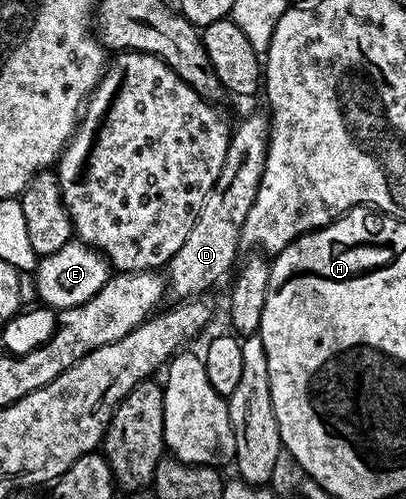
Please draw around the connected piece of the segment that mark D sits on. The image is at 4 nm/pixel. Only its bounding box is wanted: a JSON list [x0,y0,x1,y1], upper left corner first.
[166,114,269,298]

